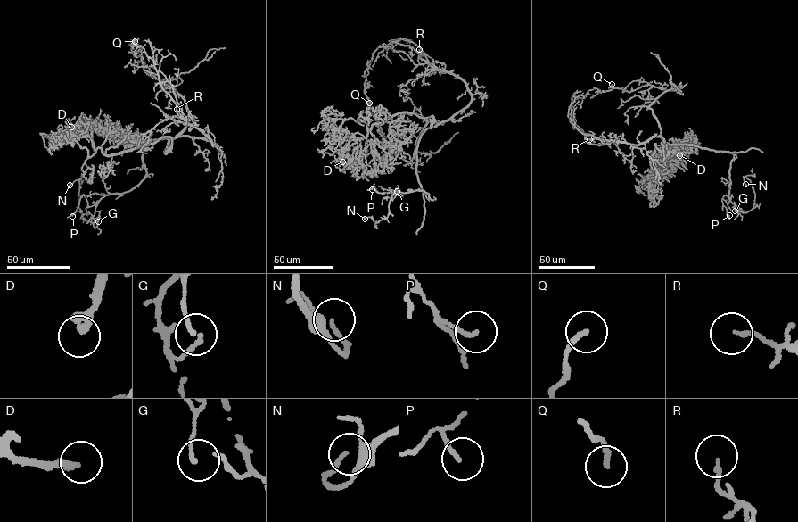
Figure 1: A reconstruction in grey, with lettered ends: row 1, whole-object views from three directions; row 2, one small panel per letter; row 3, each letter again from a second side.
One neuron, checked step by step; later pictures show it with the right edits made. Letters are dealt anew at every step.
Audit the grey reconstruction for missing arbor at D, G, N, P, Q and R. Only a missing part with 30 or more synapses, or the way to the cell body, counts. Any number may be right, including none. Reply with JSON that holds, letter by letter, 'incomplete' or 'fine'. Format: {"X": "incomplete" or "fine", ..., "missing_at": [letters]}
{"D": "fine", "G": "fine", "N": "fine", "P": "fine", "Q": "fine", "R": "fine", "missing_at": []}

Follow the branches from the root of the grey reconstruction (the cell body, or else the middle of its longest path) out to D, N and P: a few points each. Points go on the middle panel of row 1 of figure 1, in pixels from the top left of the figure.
D: (424, 131), (432, 127), (432, 116), (395, 113), (374, 123), (360, 138), (356, 156), (342, 161)
N: (424, 131), (416, 150), (416, 174), (430, 197), (421, 190), (392, 189), (388, 216), (378, 222), (365, 219)
P: (424, 131), (416, 150), (416, 174), (429, 198), (428, 194), (421, 190), (378, 193), (374, 186), (372, 189)

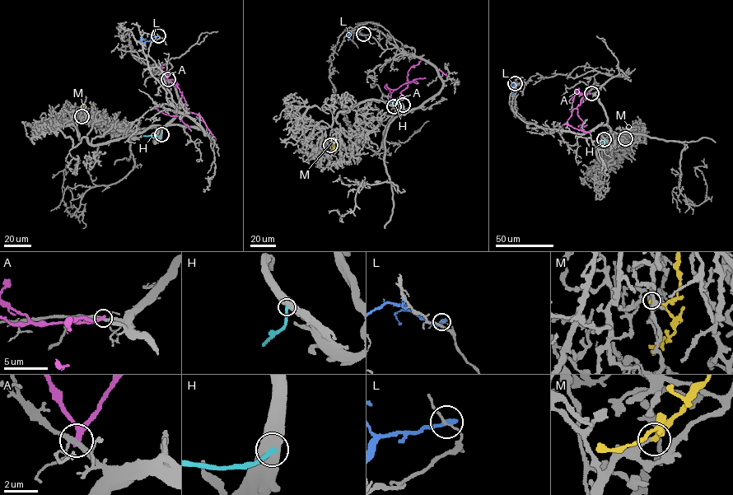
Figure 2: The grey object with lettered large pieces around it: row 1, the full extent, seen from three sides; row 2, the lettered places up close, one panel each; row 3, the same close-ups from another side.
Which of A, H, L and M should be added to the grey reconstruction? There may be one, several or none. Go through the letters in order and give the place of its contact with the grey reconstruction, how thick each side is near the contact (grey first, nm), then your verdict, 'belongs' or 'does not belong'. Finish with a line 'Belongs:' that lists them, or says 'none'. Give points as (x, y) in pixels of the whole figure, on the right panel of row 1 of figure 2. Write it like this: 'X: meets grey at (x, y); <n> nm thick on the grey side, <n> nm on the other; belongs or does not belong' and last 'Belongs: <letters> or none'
A: meets grey at (591, 93); 220 nm thick on the grey side, 240 nm on the other; does not belong
H: meets grey at (604, 139); 550 nm thick on the grey side, 260 nm on the other; does not belong
L: meets grey at (515, 83); 100 nm thick on the grey side, 340 nm on the other; does not belong
M: meets grey at (625, 138); 240 nm thick on the grey side, 320 nm on the other; belongs
Belongs: M

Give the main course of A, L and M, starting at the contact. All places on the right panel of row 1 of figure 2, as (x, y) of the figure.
A: (591, 93), (582, 98), (580, 105), (572, 109), (571, 115), (563, 124), (589, 133)
L: (515, 83), (512, 94), (516, 90)
M: (625, 138), (628, 134), (627, 128)

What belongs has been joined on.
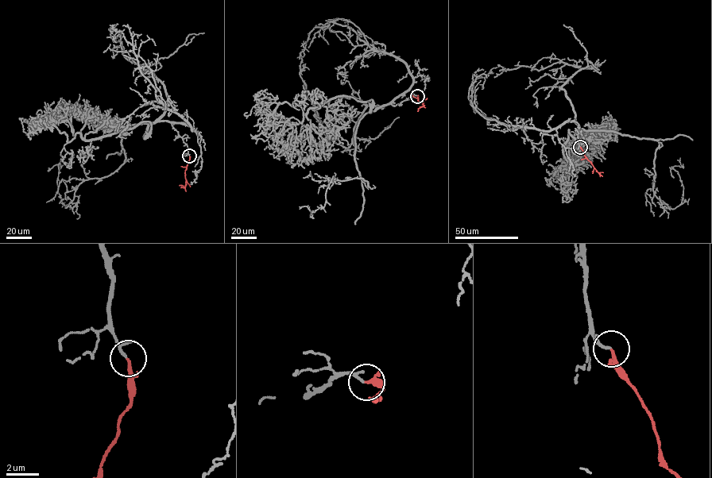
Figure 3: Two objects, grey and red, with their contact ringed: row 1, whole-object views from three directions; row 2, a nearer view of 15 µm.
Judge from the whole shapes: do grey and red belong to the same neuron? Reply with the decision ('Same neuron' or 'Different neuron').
Same neuron

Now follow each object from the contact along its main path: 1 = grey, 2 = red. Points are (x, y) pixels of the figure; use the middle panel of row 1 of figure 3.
1: (416, 96), (360, 120), (354, 161), (369, 186), (360, 178), (328, 178), (325, 205), (308, 209), (311, 217)
2: (417, 96), (423, 106), (417, 111)

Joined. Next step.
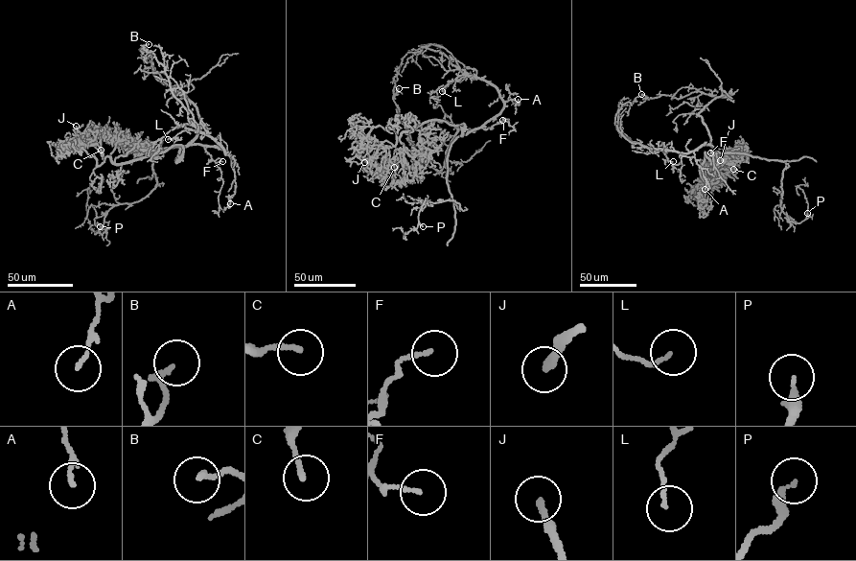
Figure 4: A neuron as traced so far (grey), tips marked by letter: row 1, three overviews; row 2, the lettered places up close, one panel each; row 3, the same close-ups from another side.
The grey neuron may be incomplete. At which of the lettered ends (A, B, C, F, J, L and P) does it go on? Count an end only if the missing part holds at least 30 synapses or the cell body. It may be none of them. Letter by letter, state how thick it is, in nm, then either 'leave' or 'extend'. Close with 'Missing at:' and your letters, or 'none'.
A: calibre 120 nm; leave
B: calibre 180 nm; leave
C: calibre 160 nm; leave
F: calibre 120 nm; leave
J: calibre 240 nm; leave
L: calibre 100 nm; leave
P: calibre 240 nm; leave
Missing at: none

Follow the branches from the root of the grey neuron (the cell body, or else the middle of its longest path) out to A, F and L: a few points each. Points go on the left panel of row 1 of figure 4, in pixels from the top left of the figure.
A: (173, 146), (212, 146), (227, 153), (236, 186), (235, 193), (228, 198), (230, 203)
F: (173, 146), (202, 145), (216, 162), (222, 161)
L: (173, 146), (212, 146), (228, 153), (208, 135), (192, 130), (182, 130), (168, 139)

